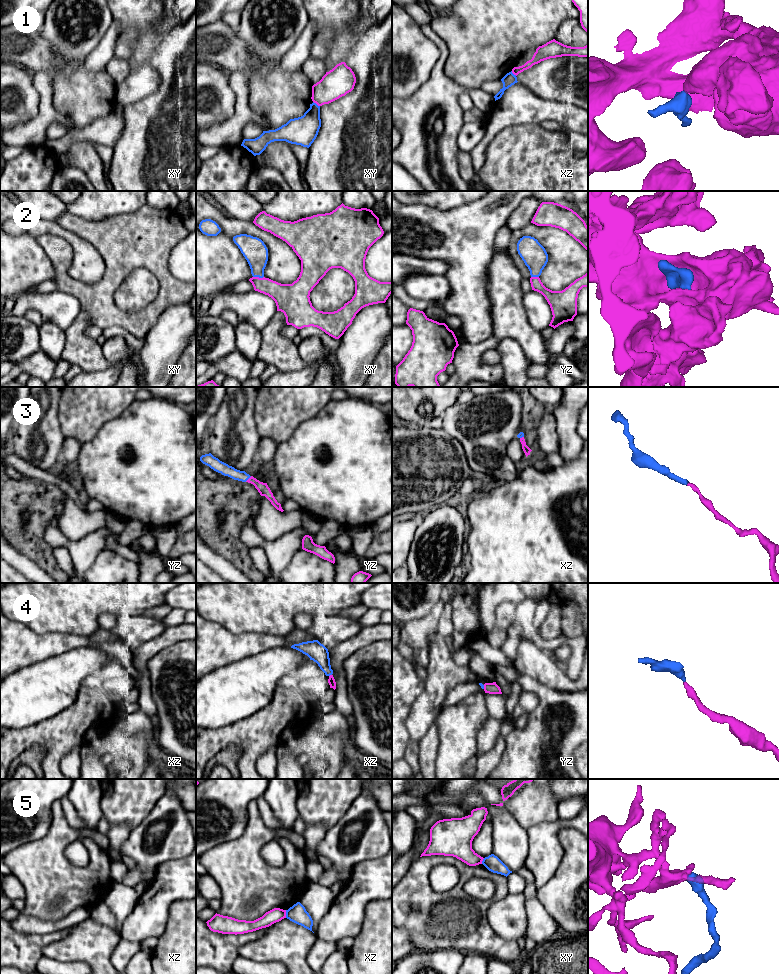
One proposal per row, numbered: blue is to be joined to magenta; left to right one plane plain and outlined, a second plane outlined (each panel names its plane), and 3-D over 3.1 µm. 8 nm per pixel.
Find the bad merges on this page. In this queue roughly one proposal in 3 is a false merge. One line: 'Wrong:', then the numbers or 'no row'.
Wrong: 1, 5

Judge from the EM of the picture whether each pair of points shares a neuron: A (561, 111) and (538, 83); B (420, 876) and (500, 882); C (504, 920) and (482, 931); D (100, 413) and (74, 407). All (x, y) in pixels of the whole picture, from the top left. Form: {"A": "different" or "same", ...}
{"A": "different", "B": "same", "C": "different", "D": "same"}

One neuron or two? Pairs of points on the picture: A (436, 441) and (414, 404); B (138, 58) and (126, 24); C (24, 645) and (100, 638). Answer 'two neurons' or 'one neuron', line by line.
A: two neurons
B: one neuron
C: one neuron

